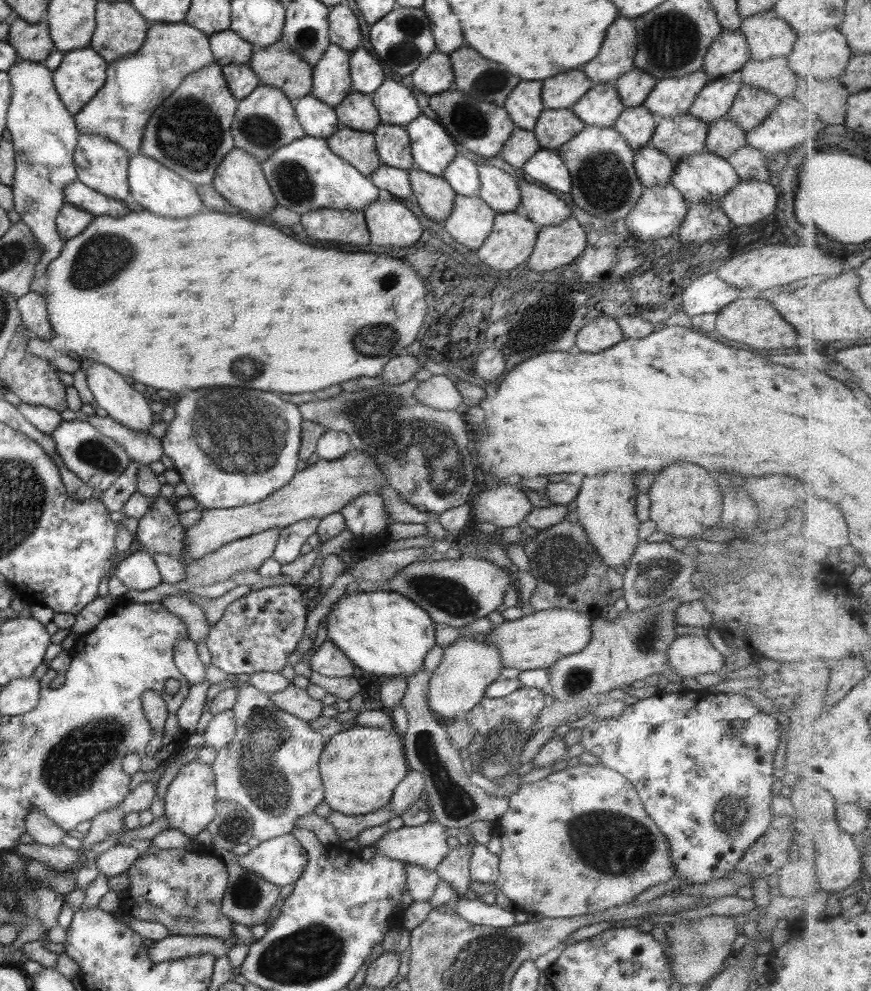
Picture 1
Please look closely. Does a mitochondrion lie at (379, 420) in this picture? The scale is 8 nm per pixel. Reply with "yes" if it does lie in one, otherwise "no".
yes

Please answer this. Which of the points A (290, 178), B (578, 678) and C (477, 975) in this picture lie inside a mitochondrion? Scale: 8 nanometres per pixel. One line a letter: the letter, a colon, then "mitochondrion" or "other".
A: mitochondrion
B: mitochondrion
C: mitochondrion

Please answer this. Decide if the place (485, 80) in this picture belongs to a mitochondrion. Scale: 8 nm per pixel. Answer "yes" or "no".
yes

